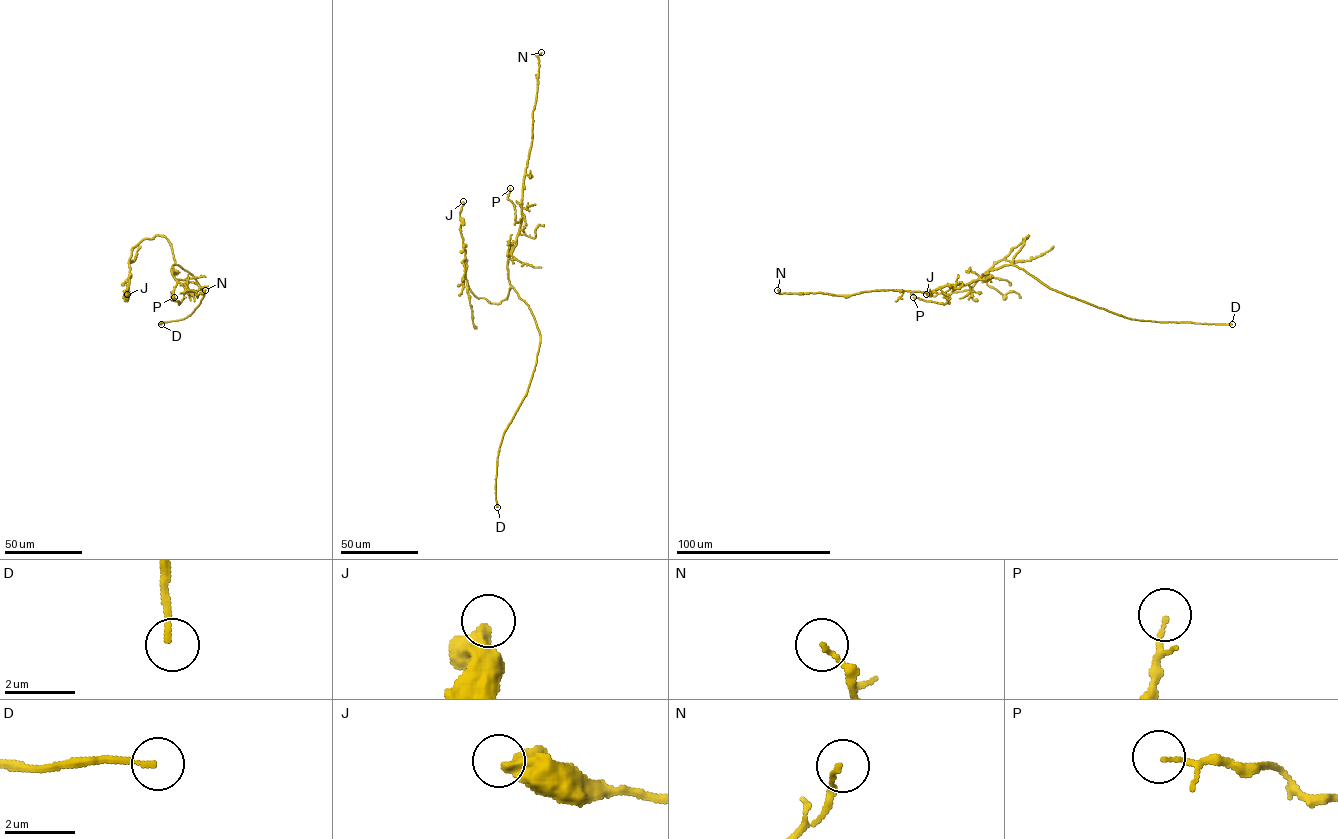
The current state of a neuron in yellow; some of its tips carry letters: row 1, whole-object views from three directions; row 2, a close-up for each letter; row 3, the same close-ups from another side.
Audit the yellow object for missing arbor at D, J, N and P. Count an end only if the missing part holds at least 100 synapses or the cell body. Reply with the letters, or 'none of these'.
D

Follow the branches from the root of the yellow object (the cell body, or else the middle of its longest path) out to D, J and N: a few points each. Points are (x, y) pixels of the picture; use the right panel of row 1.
D: (1013, 265), (1051, 288), (1131, 319), (1232, 324)
J: (1013, 265), (1013, 256), (1028, 235), (968, 289), (948, 295), (926, 294)
N: (1013, 265), (988, 270), (969, 283), (948, 285), (929, 292), (875, 290), (835, 295), (780, 294), (777, 290)

